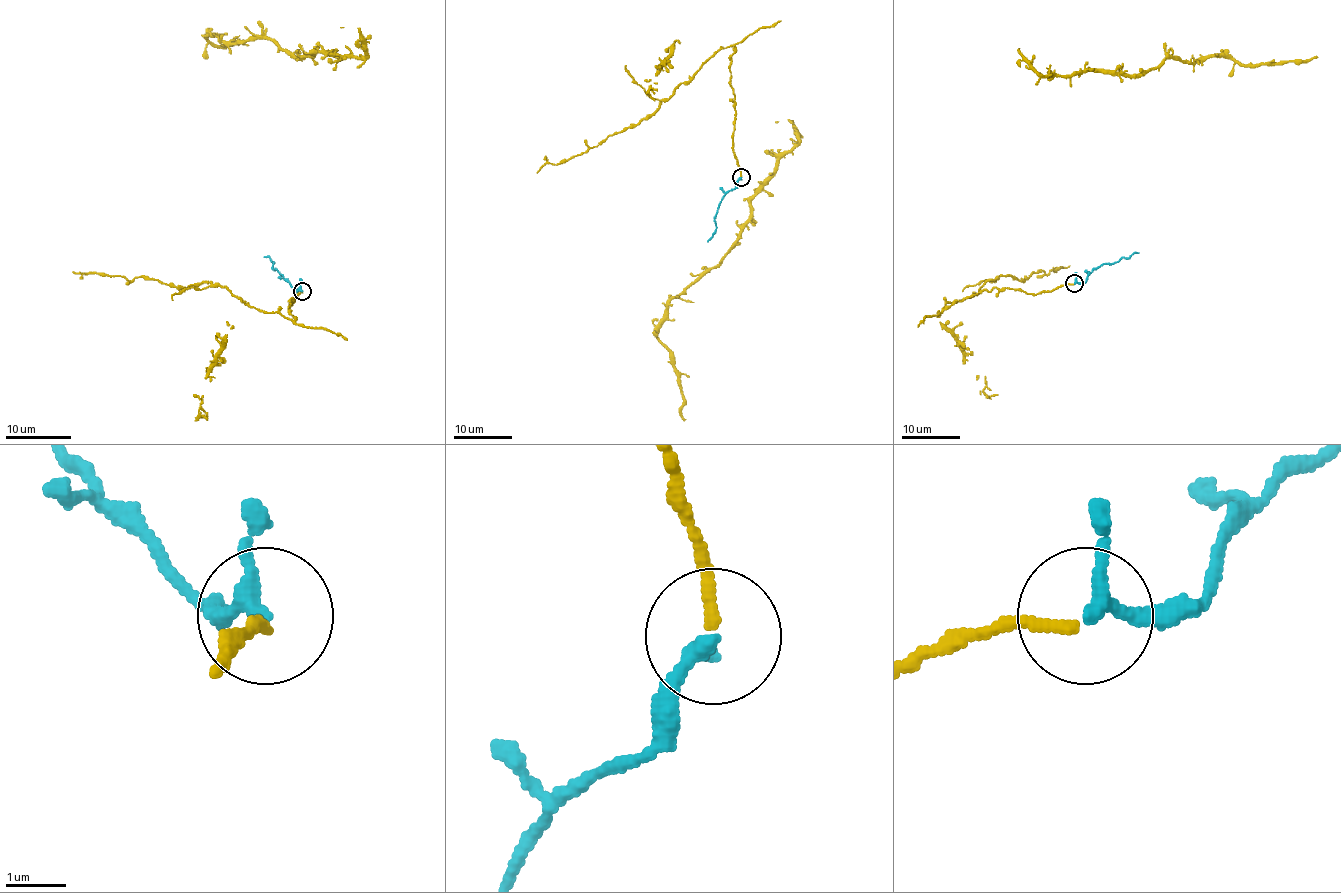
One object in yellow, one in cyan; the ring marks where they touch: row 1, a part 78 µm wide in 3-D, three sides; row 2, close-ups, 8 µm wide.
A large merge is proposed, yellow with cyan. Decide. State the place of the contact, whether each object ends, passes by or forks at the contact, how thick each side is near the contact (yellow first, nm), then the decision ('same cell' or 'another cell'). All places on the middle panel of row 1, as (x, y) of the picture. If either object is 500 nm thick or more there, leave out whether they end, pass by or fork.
(741, 177) | yellow ends | cyan passes by | 180/200 nm | same cell

